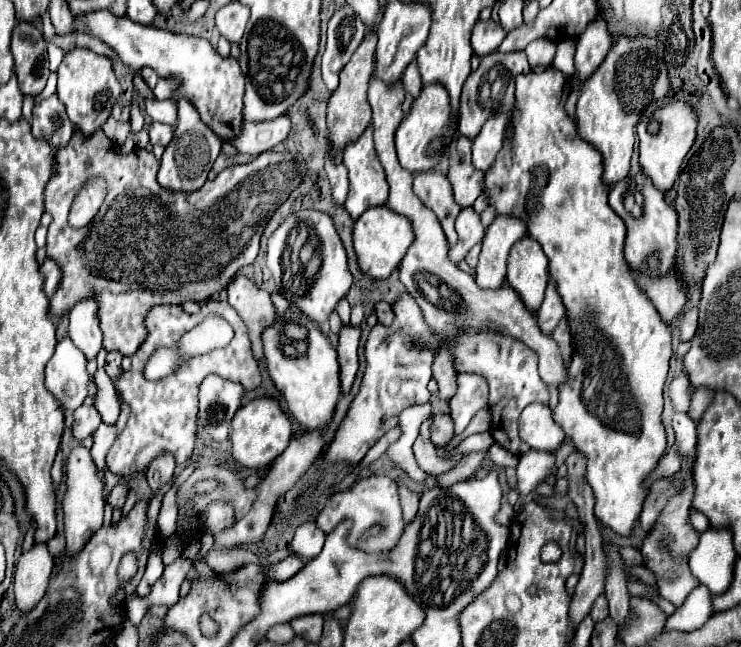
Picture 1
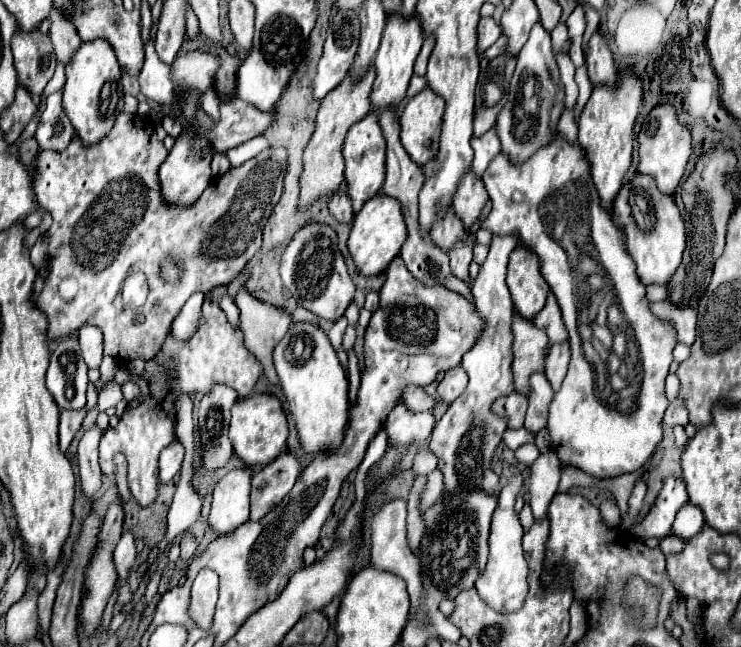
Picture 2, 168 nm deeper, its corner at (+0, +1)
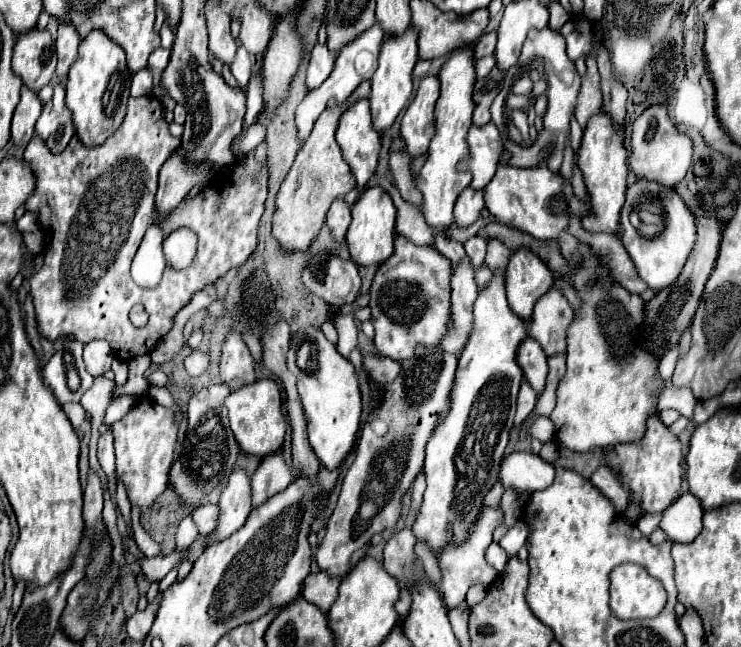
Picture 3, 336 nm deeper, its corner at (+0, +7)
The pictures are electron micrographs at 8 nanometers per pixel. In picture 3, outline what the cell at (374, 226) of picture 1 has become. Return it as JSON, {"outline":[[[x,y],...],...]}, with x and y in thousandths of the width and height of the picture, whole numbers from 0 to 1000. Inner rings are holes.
{"outline":[[[499,289],[494,292],[486,308],[475,317],[475,345],[467,360],[467,379],[472,388],[472,397],[483,410],[513,410],[524,400],[529,391],[529,372],[532,372],[532,345],[534,345],[534,326],[526,301],[516,295],[516,289]]]}

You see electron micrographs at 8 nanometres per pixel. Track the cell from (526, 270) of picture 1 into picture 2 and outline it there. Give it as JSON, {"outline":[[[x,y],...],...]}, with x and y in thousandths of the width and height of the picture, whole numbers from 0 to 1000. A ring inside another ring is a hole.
{"outline":[[[699,379],[688,391],[686,447],[691,453],[696,481],[707,493],[715,496],[723,490],[723,484],[731,481],[742,447],[731,428],[726,394],[710,379]]]}

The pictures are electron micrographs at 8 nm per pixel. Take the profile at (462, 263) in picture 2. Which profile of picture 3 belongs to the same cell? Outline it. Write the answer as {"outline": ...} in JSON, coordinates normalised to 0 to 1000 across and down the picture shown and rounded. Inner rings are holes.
{"outline":[[[626,400],[610,422],[610,474],[605,515],[596,524],[596,539],[605,546],[621,546],[632,530],[632,521],[640,505],[640,465],[645,459],[645,447],[640,437],[640,416],[632,400]]]}

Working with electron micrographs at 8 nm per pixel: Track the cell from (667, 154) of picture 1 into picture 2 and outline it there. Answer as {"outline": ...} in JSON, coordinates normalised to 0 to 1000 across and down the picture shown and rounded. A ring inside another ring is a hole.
{"outline":[[[888,162],[874,175],[874,181],[866,193],[866,202],[861,209],[861,218],[864,218],[864,224],[861,224],[861,233],[864,233],[861,264],[883,274],[888,292],[899,301],[907,301],[910,292],[915,289],[915,280],[918,280],[923,258],[928,252],[928,243],[934,236],[931,196],[915,187],[912,168],[907,162]]]}

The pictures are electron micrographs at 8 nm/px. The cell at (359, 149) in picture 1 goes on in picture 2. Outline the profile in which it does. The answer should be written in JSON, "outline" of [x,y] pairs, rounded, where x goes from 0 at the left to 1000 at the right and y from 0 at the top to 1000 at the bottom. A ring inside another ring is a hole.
{"outline":[[[502,168],[497,175],[497,181],[491,181],[489,187],[483,187],[467,209],[464,218],[464,246],[467,246],[467,286],[470,286],[470,301],[475,308],[475,320],[478,329],[483,329],[489,323],[489,317],[502,308],[505,301],[513,298],[516,286],[518,286],[518,264],[521,264],[521,246],[518,246],[518,230],[521,221],[516,218],[516,202],[510,193],[510,172]]]}

